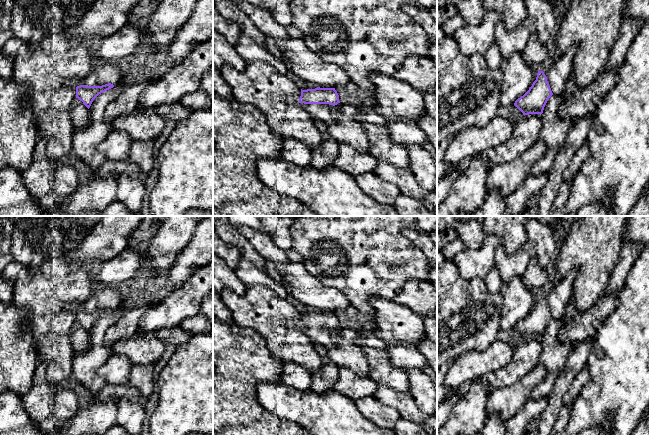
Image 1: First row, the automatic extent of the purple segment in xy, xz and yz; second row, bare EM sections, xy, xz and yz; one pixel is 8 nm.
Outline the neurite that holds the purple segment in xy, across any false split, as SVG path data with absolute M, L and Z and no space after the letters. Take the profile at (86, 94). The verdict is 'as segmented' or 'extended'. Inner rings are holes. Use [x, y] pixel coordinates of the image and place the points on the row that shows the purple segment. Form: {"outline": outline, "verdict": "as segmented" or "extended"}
{"outline": "M95 62L89 74L75 80L76 98L89 109L99 94L117 86L121 79L122 71L116 63Z", "verdict": "extended"}

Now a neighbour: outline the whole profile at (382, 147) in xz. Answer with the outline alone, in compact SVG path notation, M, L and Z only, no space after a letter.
M364 122L363 127L370 143L370 155L395 167L409 168L407 147L394 142L387 128L369 122Z

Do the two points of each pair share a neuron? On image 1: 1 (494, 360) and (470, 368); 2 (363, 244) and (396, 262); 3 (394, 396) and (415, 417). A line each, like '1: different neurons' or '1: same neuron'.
1: same neuron
2: same neuron
3: same neuron

